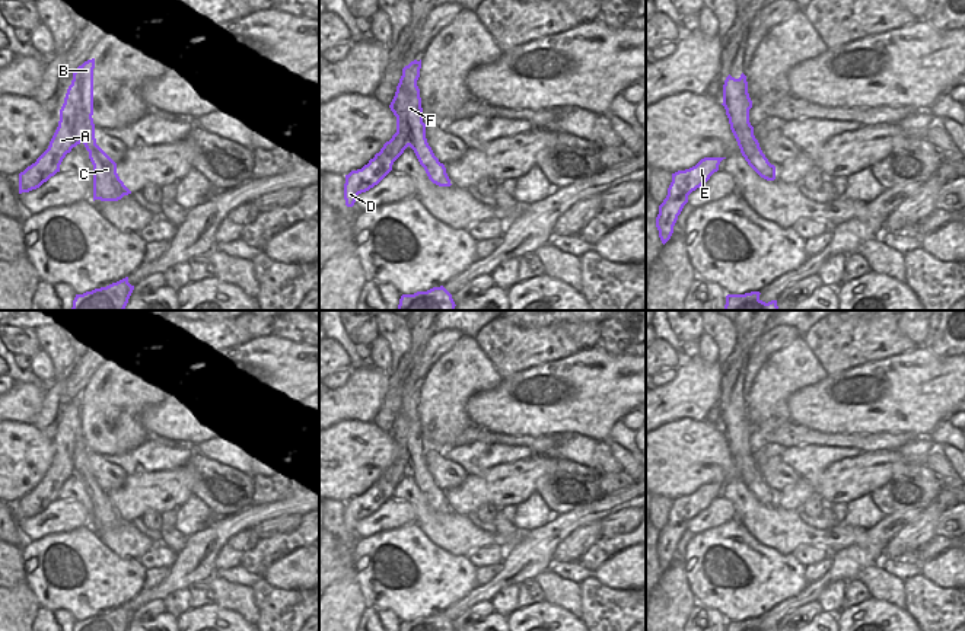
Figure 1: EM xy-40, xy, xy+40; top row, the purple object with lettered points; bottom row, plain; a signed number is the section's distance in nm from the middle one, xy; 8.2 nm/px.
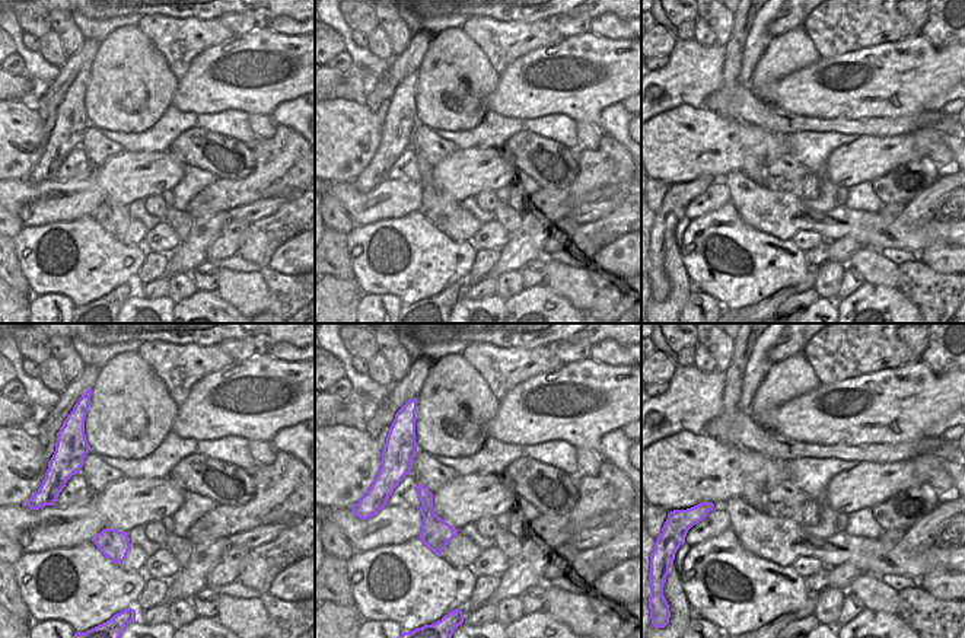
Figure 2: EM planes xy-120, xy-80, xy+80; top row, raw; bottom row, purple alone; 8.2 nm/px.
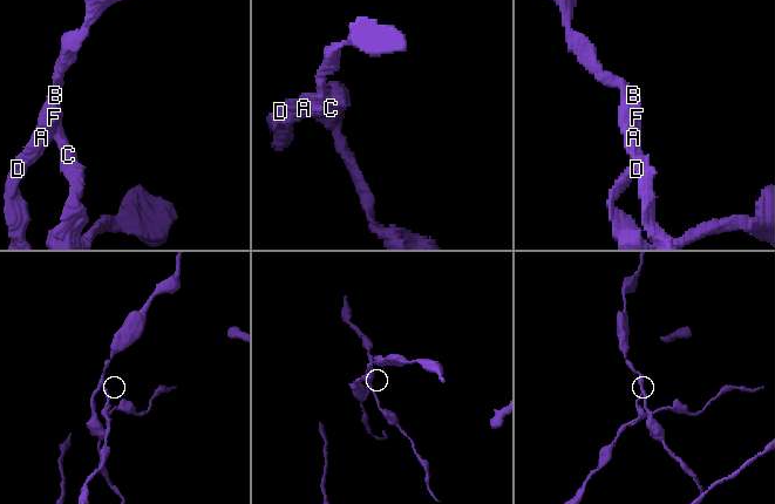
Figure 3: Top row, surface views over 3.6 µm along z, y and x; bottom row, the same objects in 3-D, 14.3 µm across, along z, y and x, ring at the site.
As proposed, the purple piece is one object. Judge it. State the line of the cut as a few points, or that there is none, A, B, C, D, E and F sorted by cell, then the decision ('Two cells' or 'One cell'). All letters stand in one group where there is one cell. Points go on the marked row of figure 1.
Split along xy (394, 96), (395, 114), (407, 130), (410, 144). Groups: A B D E / C F. Two cells

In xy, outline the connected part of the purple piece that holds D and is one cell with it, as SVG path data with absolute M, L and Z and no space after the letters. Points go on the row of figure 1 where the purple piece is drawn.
M394 101L389 105L391 111L394 112L394 115L396 117L396 133L392 136L392 138L389 141L386 141L383 144L383 147L380 149L379 153L375 154L373 159L369 160L367 165L364 165L362 169L357 171L351 171L348 175L345 175L345 184L344 184L344 200L345 200L345 205L347 207L353 207L356 203L356 198L359 194L369 191L370 188L373 188L375 185L378 185L391 171L392 171L392 165L394 162L404 153L404 150L410 146L410 134L408 130L405 127L404 122L399 121L398 115L396 115L396 108L394 105Z

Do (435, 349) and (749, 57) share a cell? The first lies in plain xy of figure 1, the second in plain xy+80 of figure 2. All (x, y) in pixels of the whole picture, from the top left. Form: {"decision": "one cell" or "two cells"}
{"decision": "two cells"}

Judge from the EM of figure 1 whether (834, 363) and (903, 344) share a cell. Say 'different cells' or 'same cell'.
same cell

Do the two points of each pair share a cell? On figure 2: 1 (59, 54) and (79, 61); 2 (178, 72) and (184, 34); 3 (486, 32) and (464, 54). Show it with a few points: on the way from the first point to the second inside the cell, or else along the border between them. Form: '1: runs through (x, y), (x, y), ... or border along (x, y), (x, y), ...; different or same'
1: border along (69, 57), (61, 67); different
2: runs through (178, 63), (178, 42); same
3: border along (462, 26), (496, 72); different

